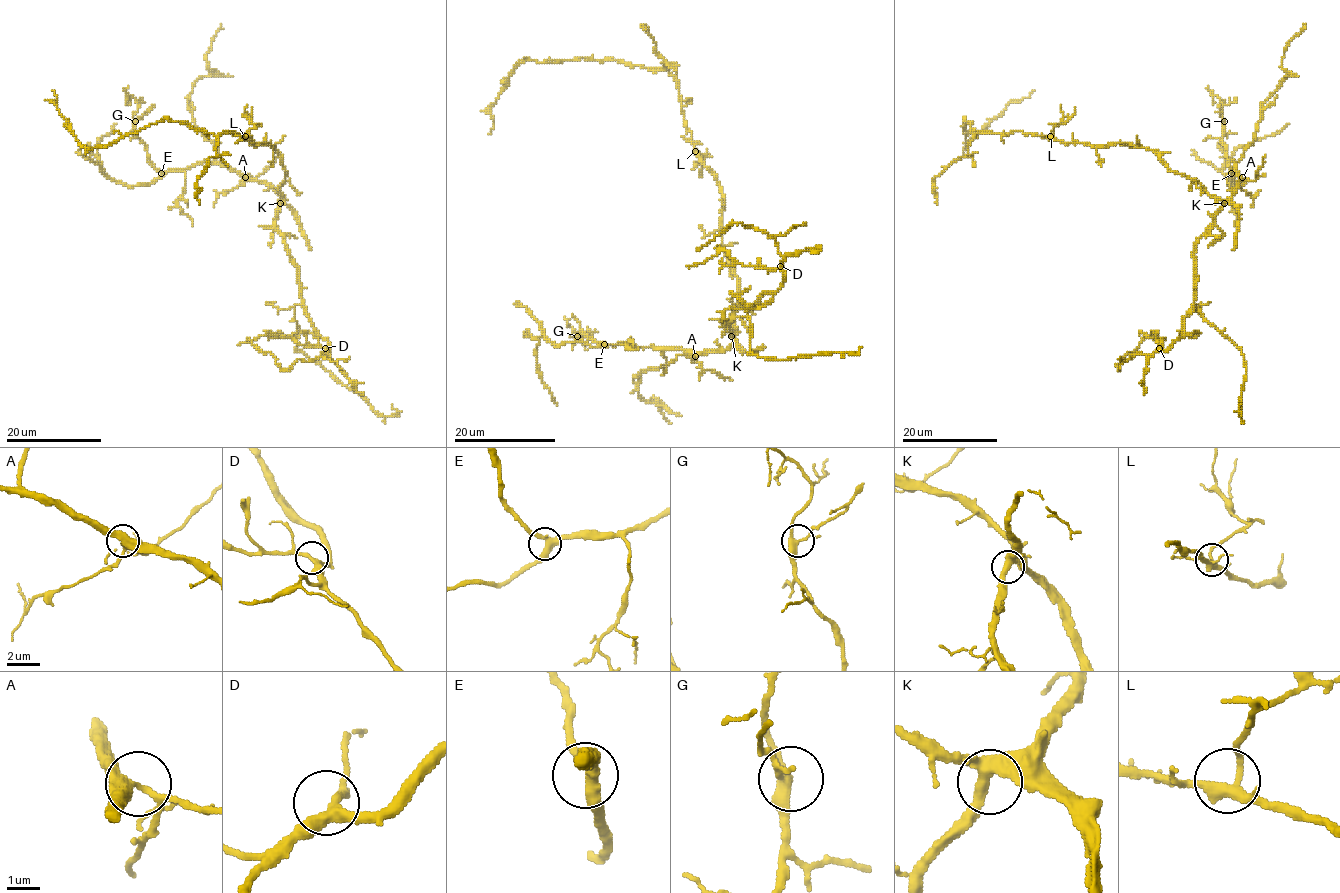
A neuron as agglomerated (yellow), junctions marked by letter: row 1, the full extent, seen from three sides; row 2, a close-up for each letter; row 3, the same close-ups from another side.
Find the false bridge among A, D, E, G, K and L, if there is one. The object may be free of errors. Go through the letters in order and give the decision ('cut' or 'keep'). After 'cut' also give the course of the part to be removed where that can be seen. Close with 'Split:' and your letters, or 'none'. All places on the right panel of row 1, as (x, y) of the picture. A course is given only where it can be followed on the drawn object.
A: keep
D: keep
E: keep
G: keep
K: keep
L: keep
Split: none

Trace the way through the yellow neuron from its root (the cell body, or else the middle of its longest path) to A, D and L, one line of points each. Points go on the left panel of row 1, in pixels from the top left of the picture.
A: (271, 146), (280, 155), (286, 171), (280, 190), (282, 198), (263, 181), (249, 180), (245, 177)
D: (271, 146), (286, 171), (276, 230), (297, 269), (303, 311), (327, 342), (329, 348), (325, 348)
L: (271, 146), (266, 142), (252, 142), (245, 136)

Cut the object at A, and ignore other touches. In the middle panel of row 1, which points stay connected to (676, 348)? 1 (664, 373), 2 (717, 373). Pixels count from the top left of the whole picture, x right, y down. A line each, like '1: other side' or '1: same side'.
1: other side
2: other side

